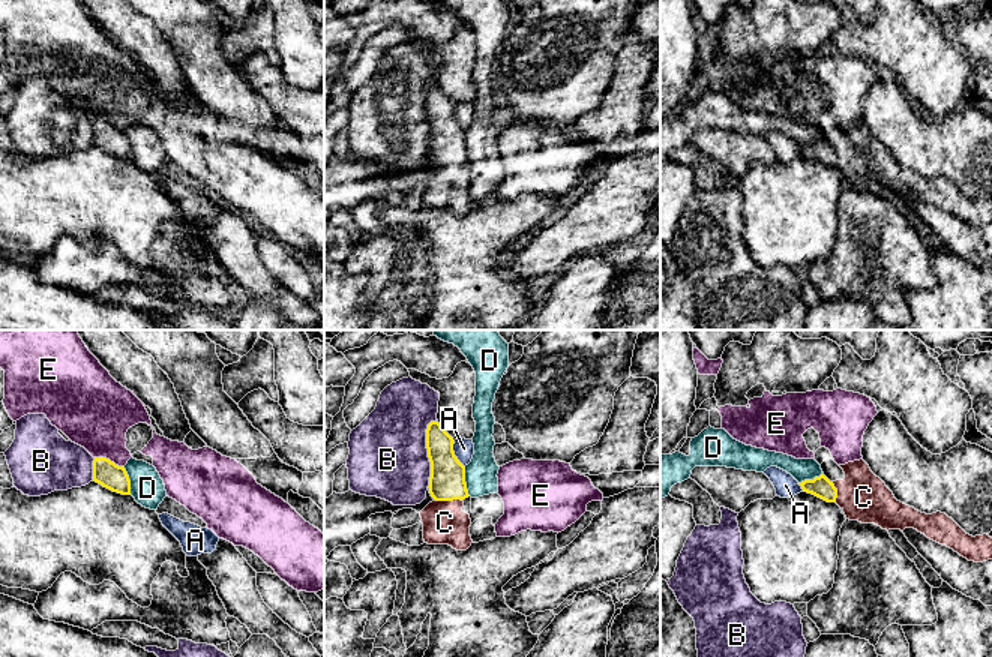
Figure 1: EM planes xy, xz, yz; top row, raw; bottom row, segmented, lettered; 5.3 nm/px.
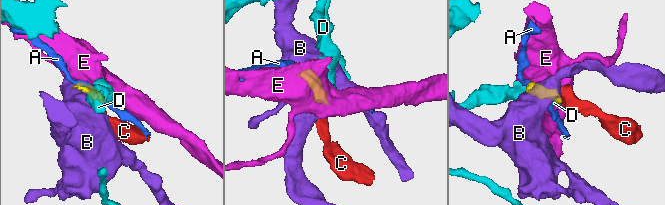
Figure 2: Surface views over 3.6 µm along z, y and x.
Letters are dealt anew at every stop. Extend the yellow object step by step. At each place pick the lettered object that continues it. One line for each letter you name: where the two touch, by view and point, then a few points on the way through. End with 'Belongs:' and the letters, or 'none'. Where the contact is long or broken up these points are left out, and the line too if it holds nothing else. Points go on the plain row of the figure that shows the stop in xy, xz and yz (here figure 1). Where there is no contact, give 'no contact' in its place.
C: xz (447, 164) | across xz (447, 138), (447, 164), (444, 186)
Belongs: C

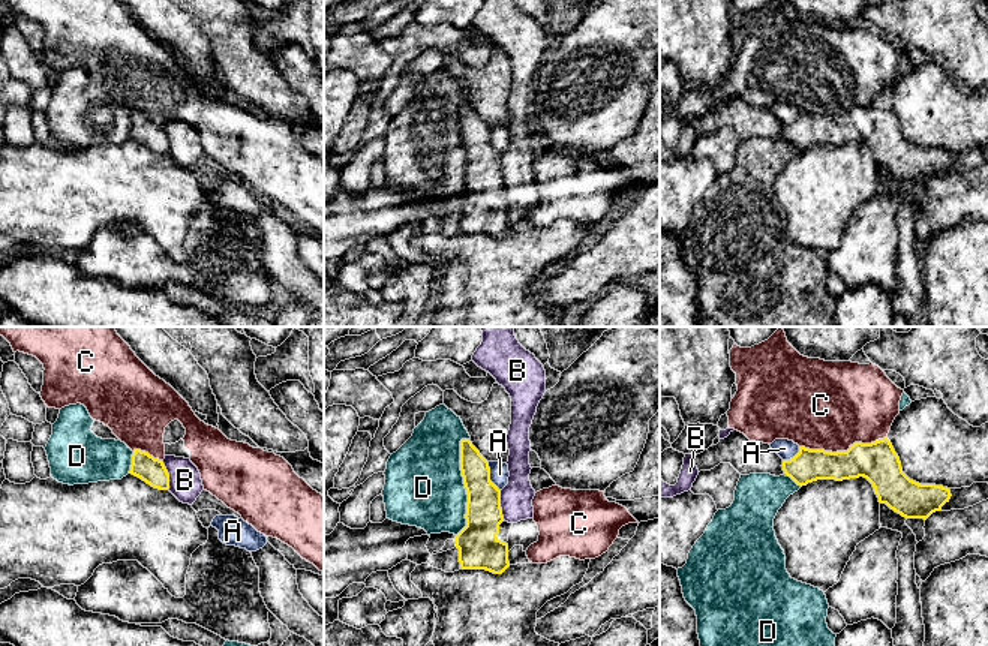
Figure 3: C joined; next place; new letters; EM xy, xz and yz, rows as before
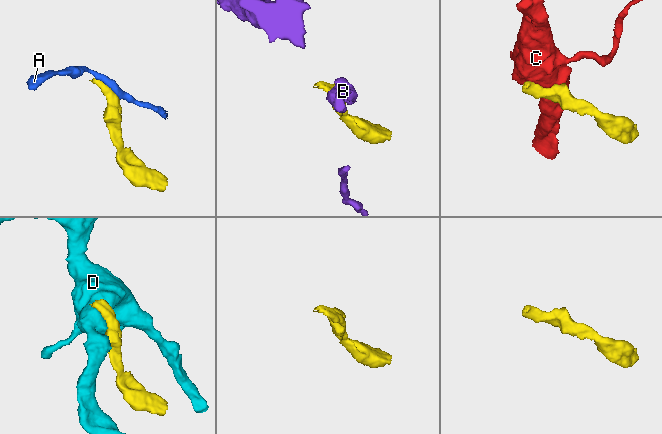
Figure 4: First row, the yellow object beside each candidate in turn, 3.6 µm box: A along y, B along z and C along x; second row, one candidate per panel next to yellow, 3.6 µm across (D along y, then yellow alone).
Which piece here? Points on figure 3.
Belongs: none

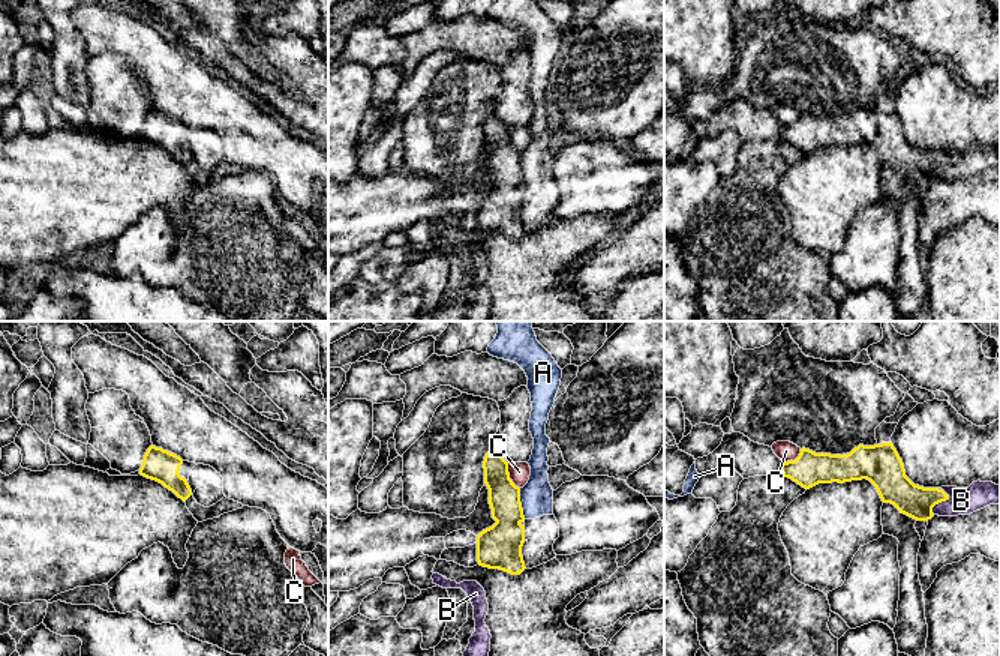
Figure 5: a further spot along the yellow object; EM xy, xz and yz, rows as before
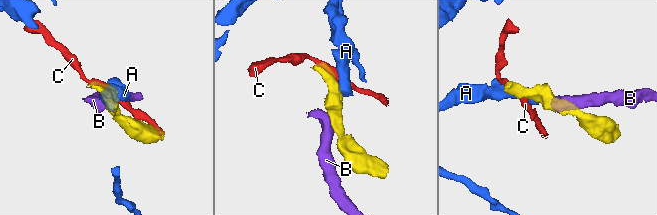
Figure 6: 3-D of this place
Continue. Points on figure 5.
Belongs: none

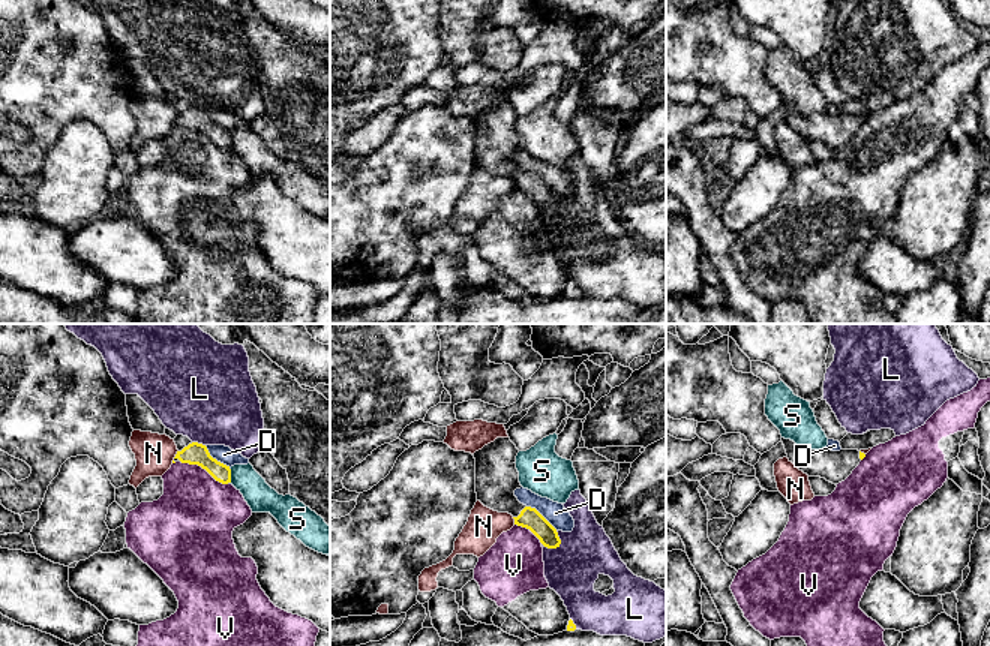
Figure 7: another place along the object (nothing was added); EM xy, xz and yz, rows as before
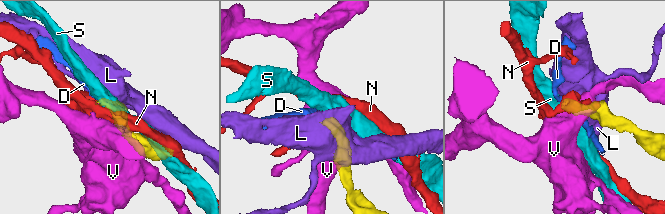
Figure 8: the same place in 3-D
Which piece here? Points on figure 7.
Belongs: none

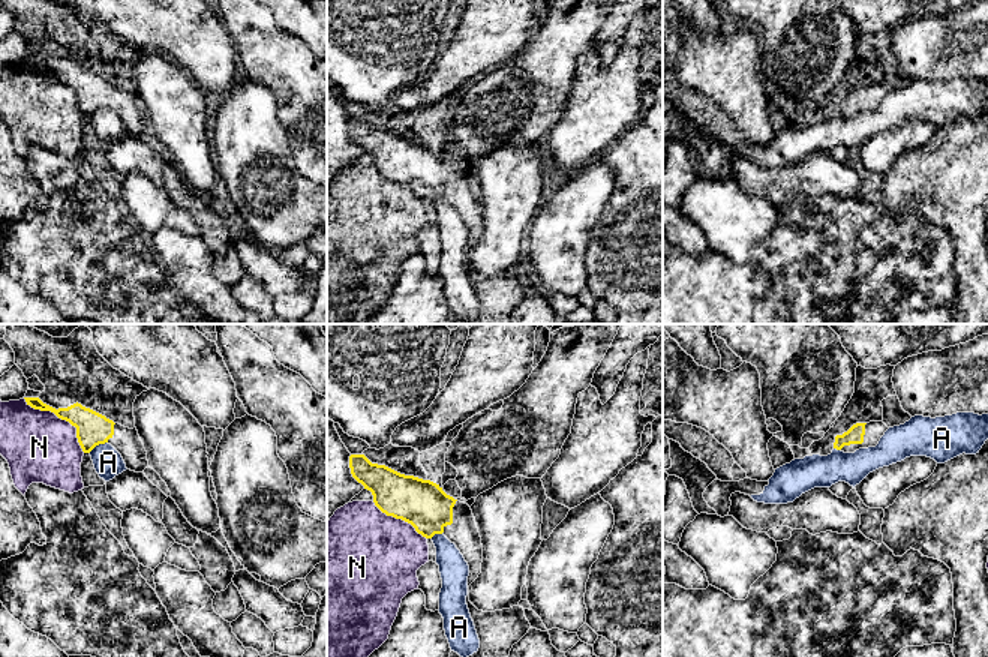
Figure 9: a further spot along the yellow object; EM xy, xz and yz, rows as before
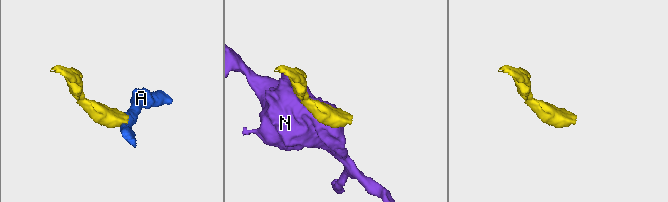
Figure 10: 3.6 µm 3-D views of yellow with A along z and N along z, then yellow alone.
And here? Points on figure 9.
Belongs: none

